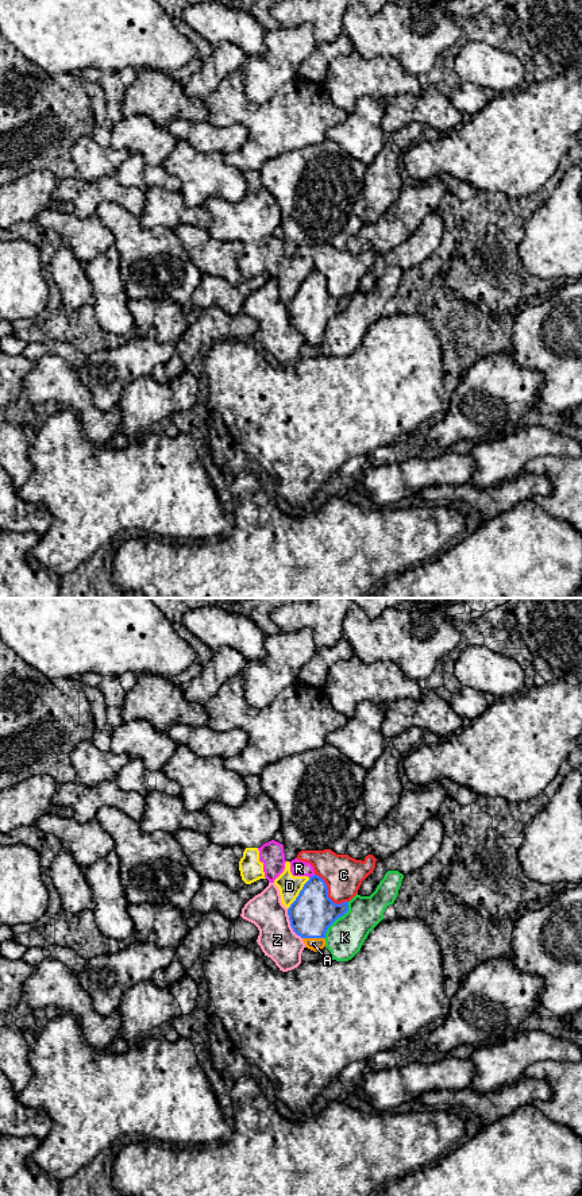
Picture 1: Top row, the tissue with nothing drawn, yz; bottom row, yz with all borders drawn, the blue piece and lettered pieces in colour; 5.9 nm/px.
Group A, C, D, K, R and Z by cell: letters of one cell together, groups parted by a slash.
A / C / D R / K / Z

